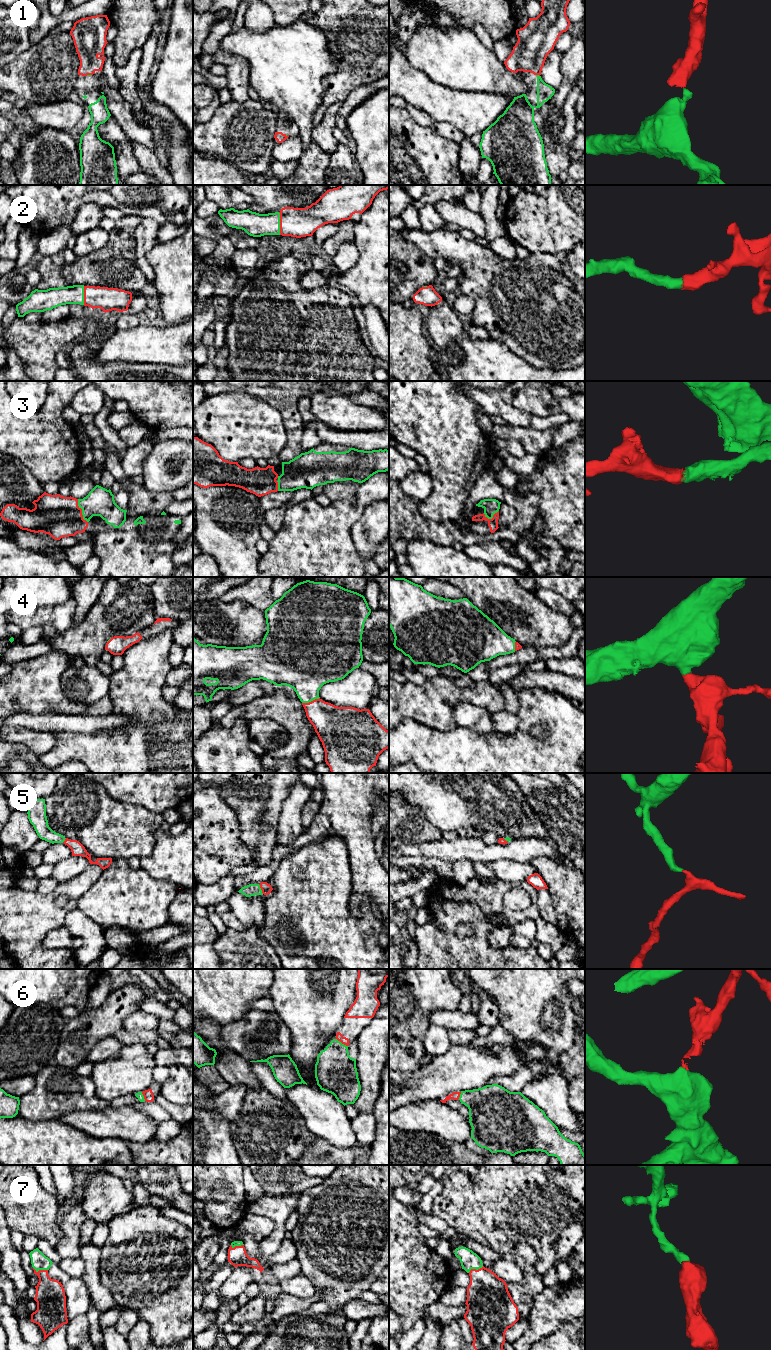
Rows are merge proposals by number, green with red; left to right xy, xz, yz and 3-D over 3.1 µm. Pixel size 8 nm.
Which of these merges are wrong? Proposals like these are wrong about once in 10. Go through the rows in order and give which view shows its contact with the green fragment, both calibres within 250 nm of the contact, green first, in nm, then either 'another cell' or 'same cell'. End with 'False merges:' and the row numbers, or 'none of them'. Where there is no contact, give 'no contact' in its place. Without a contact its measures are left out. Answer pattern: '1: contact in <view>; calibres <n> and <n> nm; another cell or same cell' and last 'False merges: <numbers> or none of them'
1: contact in yz; calibres 130 and 280 nm; same cell
2: contact in xz; calibres 190 and 240 nm; same cell
3: contact in xy; calibres 220 and 320 nm; same cell
4: contact in xz; calibres 360 and 280 nm; same cell
5: contact in xz; calibres 100 and 90 nm; same cell
6: contact in xz; calibres 340 and 60 nm; same cell
7: contact in xy; calibres 140 and 240 nm; same cell
False merges: none of them

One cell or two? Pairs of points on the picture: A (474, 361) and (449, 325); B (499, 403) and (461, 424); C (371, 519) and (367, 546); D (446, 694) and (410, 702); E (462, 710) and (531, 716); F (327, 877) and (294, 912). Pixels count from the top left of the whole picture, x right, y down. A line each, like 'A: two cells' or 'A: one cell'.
A: two cells
B: two cells
C: one cell
D: one cell
E: two cells
F: one cell

